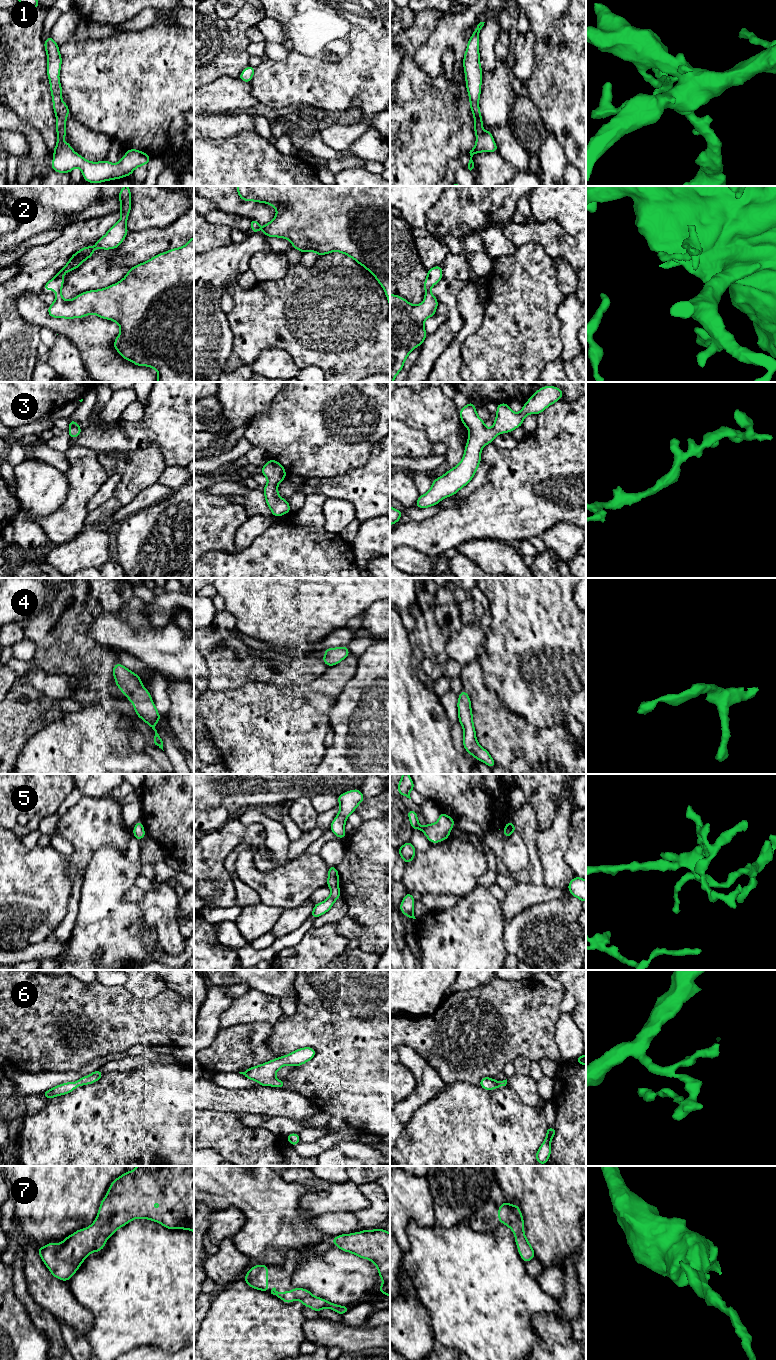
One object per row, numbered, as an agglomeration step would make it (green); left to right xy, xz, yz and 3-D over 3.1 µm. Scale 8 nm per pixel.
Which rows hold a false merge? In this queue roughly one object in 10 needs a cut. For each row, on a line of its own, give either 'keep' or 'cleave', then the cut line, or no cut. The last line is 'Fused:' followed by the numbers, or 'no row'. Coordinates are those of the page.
1: keep | no cut
2: keep | no cut
3: keep | no cut
4: keep | no cut
5: keep | no cut
6: keep | no cut
7: keep | no cut
Fused: no row

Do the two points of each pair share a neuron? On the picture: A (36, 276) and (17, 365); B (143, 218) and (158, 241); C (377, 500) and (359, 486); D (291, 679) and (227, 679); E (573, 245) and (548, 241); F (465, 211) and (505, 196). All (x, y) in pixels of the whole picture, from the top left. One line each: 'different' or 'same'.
A: same
B: different
C: same
D: same
E: same
F: same

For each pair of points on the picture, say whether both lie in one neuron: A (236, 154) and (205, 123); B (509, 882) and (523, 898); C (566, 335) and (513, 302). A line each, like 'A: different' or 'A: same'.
A: different
B: different
C: different

